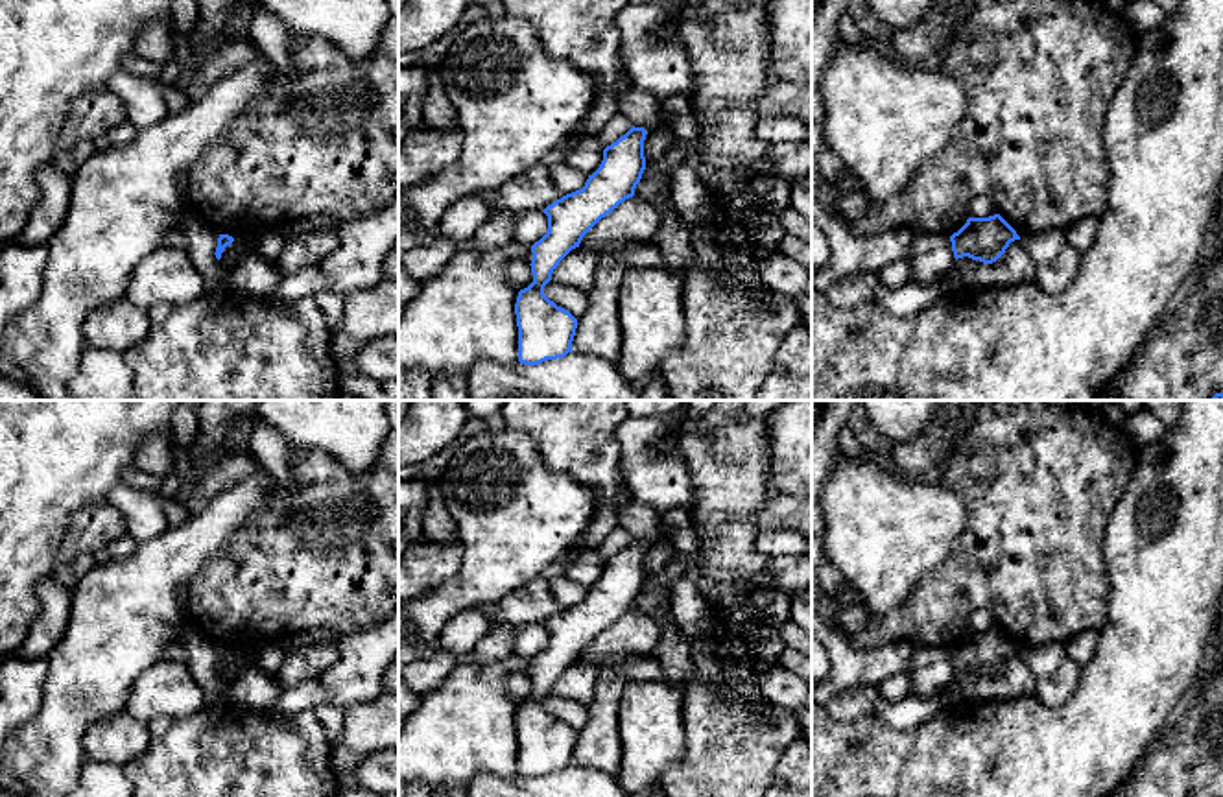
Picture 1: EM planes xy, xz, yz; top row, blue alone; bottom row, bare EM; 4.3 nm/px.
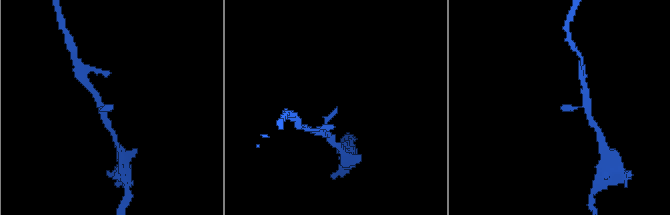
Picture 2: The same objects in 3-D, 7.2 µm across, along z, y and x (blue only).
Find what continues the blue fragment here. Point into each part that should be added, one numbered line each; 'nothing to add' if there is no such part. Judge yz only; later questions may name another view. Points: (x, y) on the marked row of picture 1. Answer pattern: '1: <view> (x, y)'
nothing to add

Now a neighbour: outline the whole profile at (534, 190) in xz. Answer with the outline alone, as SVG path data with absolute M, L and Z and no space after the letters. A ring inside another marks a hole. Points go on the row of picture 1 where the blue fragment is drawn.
M539 164L515 181L496 190L489 190L485 199L489 208L498 207L517 216L528 210L544 210L563 196L564 194L552 181L550 168Z

